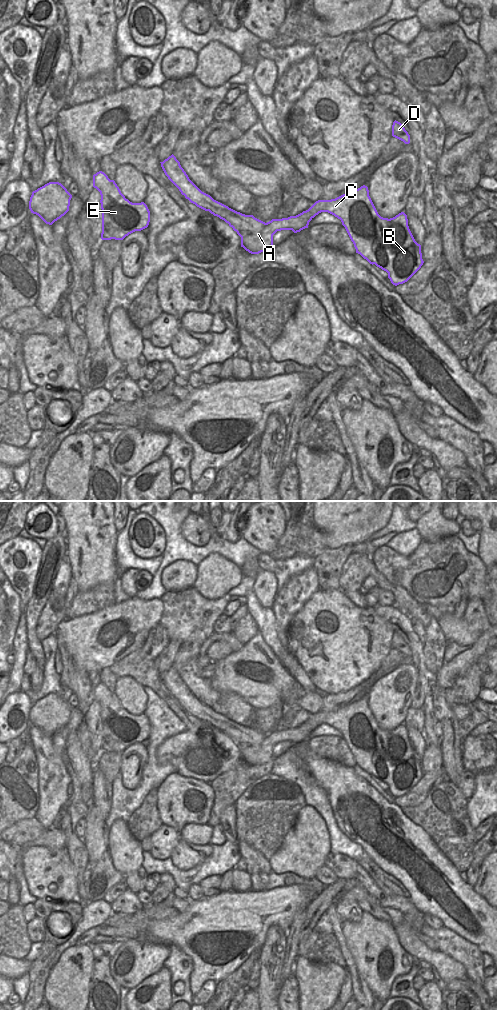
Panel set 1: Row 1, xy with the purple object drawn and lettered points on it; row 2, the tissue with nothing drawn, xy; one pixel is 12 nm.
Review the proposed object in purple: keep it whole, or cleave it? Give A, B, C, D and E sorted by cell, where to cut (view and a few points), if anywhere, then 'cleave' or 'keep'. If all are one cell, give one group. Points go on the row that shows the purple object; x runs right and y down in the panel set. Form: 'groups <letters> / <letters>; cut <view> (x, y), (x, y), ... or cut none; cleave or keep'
groups A E / B C D; cut xy (305, 211), (312, 217); cleave

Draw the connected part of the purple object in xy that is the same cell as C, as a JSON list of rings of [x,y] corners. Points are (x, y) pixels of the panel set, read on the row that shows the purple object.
[[[365,185],[335,199],[318,200],[306,212],[309,212],[312,218],[321,212],[328,212],[340,219],[354,244],[356,253],[370,264],[375,264],[386,271],[388,278],[395,286],[407,282],[424,263],[421,245],[415,241],[409,229],[407,215],[401,212],[390,219],[381,217]]]

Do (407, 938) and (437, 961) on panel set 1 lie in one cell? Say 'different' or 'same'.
same

